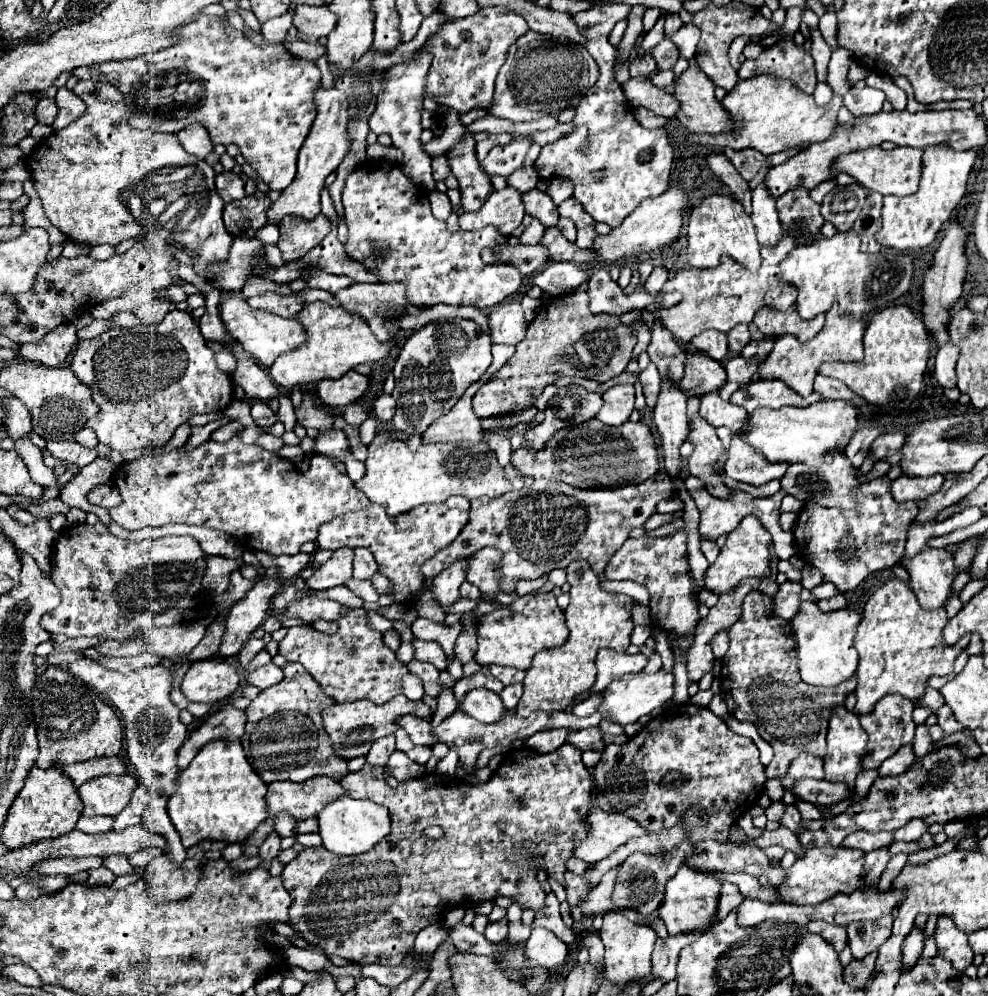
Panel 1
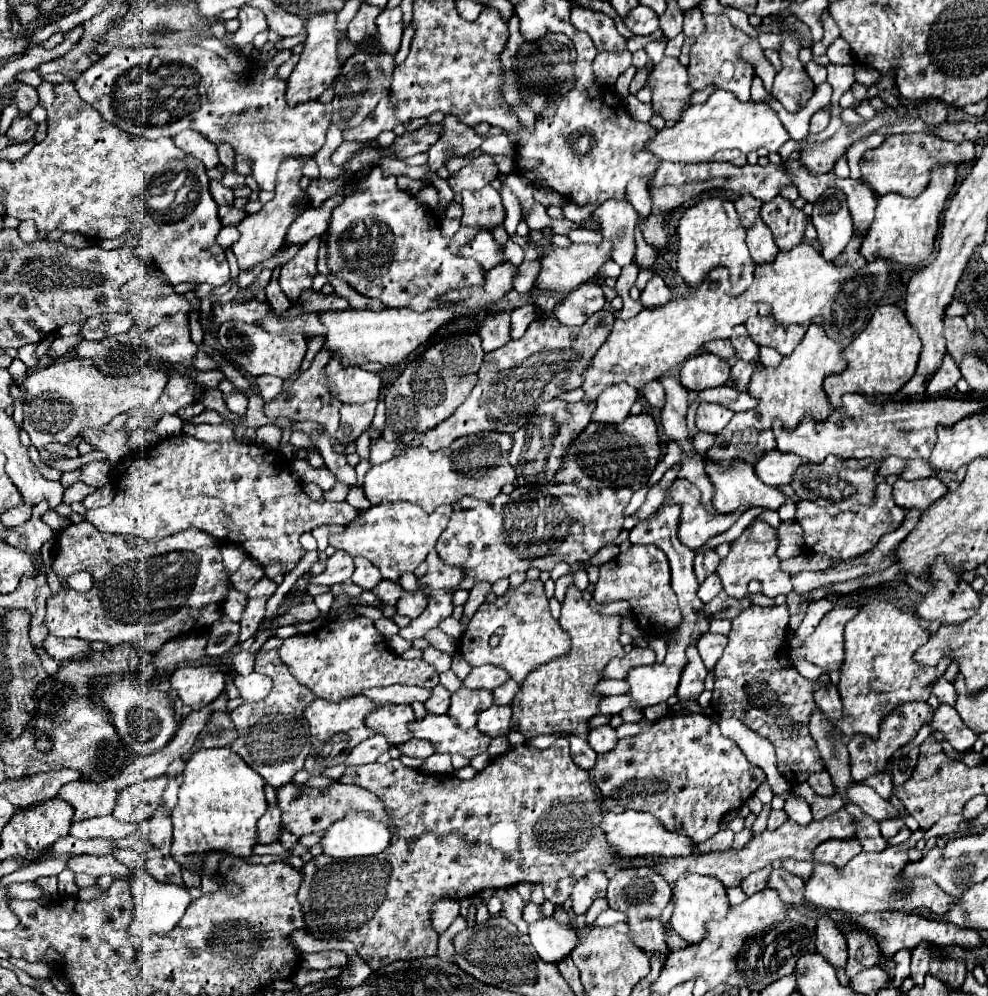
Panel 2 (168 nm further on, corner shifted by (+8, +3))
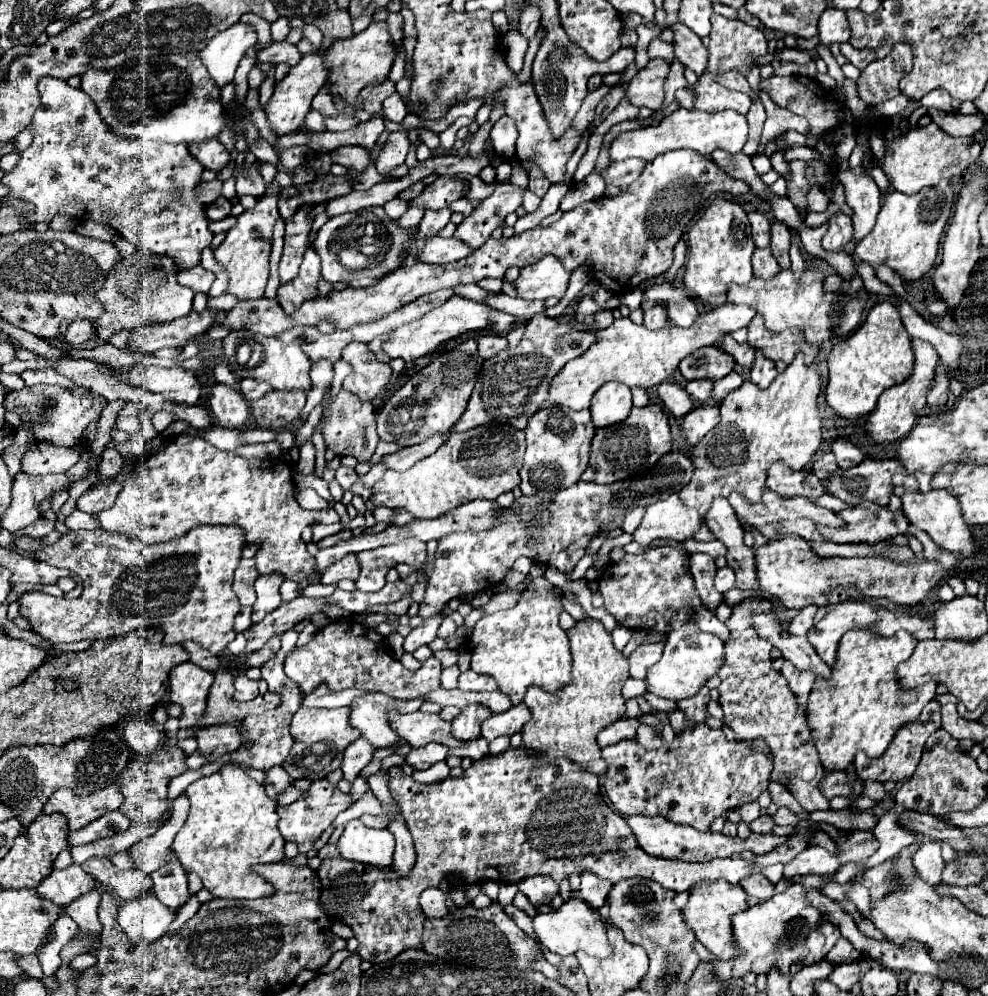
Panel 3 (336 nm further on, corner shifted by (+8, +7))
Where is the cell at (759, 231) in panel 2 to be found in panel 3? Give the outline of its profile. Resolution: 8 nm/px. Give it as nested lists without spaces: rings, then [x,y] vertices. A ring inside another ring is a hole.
[[[755,249],[753,253],[753,273],[763,279],[771,279],[779,271],[779,265],[771,249]]]

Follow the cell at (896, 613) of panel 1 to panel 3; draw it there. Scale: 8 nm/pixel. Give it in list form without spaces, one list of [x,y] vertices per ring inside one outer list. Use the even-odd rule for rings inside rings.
[[[851,629],[841,637],[833,673],[829,679],[815,681],[807,705],[807,723],[827,771],[843,771],[859,749],[869,757],[879,757],[891,743],[895,731],[903,723],[915,721],[921,709],[935,697],[935,681],[913,689],[901,689],[897,681],[897,665],[911,657],[915,645],[917,639],[907,631],[885,637],[873,629]]]

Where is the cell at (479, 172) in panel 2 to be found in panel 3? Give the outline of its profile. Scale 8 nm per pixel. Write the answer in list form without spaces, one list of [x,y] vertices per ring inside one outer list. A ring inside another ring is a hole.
[[[441,175],[437,177],[437,181],[427,185],[423,193],[417,199],[413,199],[409,205],[419,205],[425,209],[449,207],[449,203],[465,195],[465,183],[467,179],[463,175]]]

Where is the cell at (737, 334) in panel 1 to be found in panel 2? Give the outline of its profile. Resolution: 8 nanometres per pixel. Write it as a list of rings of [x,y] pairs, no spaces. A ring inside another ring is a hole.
[[[739,325],[737,329],[733,329],[733,337],[731,337],[731,343],[737,351],[737,357],[741,357],[743,361],[749,361],[749,363],[755,363],[757,369],[763,369],[765,365],[759,361],[759,347],[753,343],[753,339],[749,337],[747,329],[743,325]]]

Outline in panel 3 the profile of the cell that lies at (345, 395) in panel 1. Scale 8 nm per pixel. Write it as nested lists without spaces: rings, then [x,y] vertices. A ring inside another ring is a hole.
[[[349,343],[343,349],[341,359],[353,367],[353,373],[343,381],[343,387],[363,401],[373,401],[389,383],[391,367],[377,363],[365,343]]]

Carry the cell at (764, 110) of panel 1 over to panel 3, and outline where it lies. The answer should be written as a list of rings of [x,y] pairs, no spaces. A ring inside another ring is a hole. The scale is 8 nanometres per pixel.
[[[679,107],[671,115],[667,115],[659,125],[649,125],[645,129],[619,133],[611,143],[611,159],[621,161],[629,157],[639,157],[645,161],[653,161],[653,157],[673,151],[673,149],[695,149],[701,155],[711,155],[715,149],[725,149],[729,153],[739,153],[747,143],[749,123],[747,117],[733,111],[701,111],[701,109],[685,109]]]

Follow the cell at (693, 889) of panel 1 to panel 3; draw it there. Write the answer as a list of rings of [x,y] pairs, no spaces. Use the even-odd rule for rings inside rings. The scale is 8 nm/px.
[[[707,881],[703,885],[695,885],[689,889],[689,899],[683,909],[685,923],[689,929],[693,929],[695,937],[717,957],[729,959],[735,955],[735,949],[731,945],[733,933],[731,933],[731,915],[747,909],[747,895],[739,885],[729,885],[727,881]]]

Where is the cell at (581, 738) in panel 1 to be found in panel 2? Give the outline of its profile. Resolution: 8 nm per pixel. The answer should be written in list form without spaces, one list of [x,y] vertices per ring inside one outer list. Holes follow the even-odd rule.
[[[601,725],[589,731],[589,745],[595,749],[595,753],[607,753],[617,745],[617,733],[611,725]]]

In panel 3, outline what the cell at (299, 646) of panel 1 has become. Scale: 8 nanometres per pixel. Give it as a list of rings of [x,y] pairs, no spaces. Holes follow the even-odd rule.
[[[341,619],[331,621],[325,629],[319,629],[305,647],[295,647],[285,659],[285,673],[291,677],[303,693],[313,693],[319,685],[341,691],[347,687],[361,687],[369,691],[381,691],[391,699],[417,699],[439,687],[441,663],[429,657],[421,669],[407,671],[395,657],[381,651],[383,641],[371,639],[359,623]]]

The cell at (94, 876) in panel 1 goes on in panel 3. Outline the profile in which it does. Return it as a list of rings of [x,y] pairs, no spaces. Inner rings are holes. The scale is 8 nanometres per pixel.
[[[69,865],[67,869],[51,871],[51,875],[35,887],[35,893],[55,905],[69,905],[69,901],[87,893],[91,887],[95,887],[93,877],[89,877],[79,865]]]

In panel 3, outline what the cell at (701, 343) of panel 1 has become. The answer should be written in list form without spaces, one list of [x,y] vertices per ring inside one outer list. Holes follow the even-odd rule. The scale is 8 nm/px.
[[[725,337],[721,349],[727,351],[727,353],[729,353],[729,355],[739,363],[739,365],[743,365],[743,367],[749,367],[749,365],[753,363],[755,351],[753,351],[753,347],[749,347],[747,343],[739,345],[737,341],[733,341],[733,337]]]

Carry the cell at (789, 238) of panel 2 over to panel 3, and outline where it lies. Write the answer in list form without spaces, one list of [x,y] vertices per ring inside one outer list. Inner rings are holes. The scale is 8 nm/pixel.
[[[771,221],[771,251],[777,257],[779,267],[791,267],[789,263],[789,247],[791,247],[791,231],[783,221]]]

